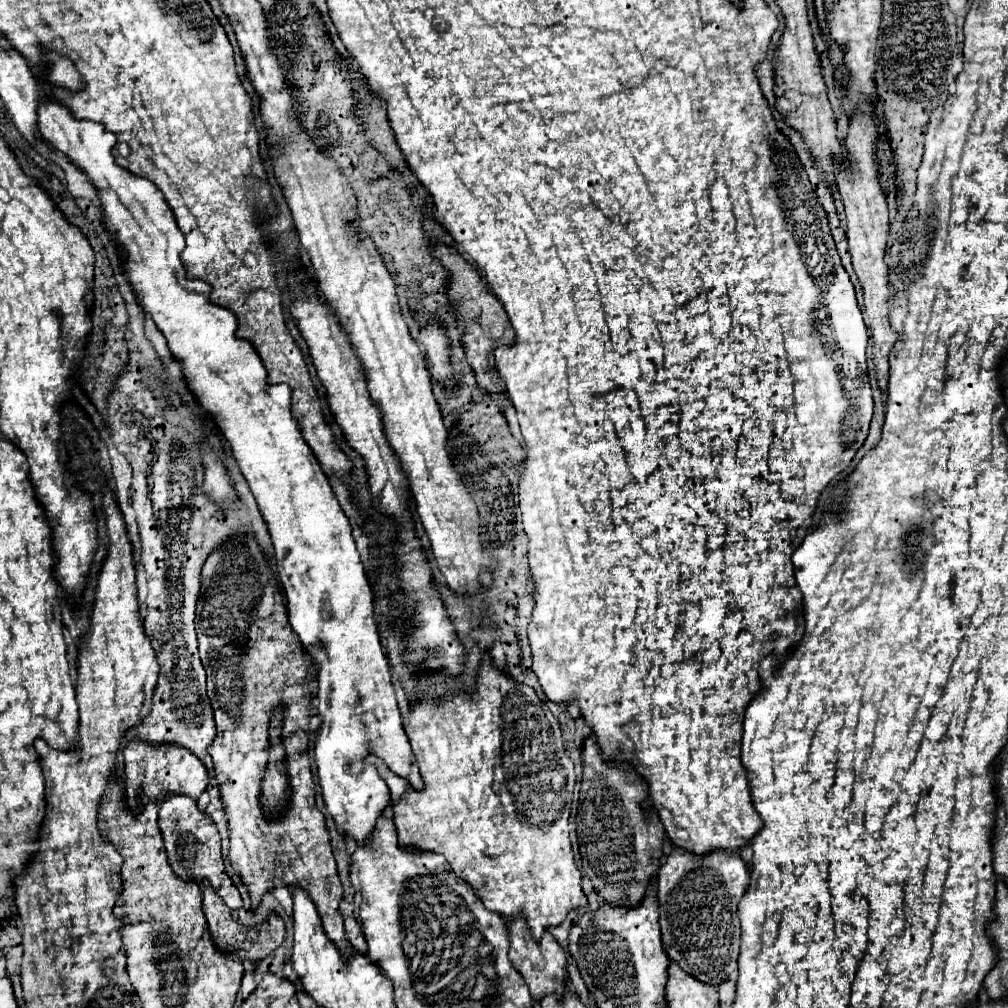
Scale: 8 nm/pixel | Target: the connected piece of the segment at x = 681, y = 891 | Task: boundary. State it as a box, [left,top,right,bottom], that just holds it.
[658,848,750,986]

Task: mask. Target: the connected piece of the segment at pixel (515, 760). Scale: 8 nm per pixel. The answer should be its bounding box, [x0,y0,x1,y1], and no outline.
[368,654,588,942]

